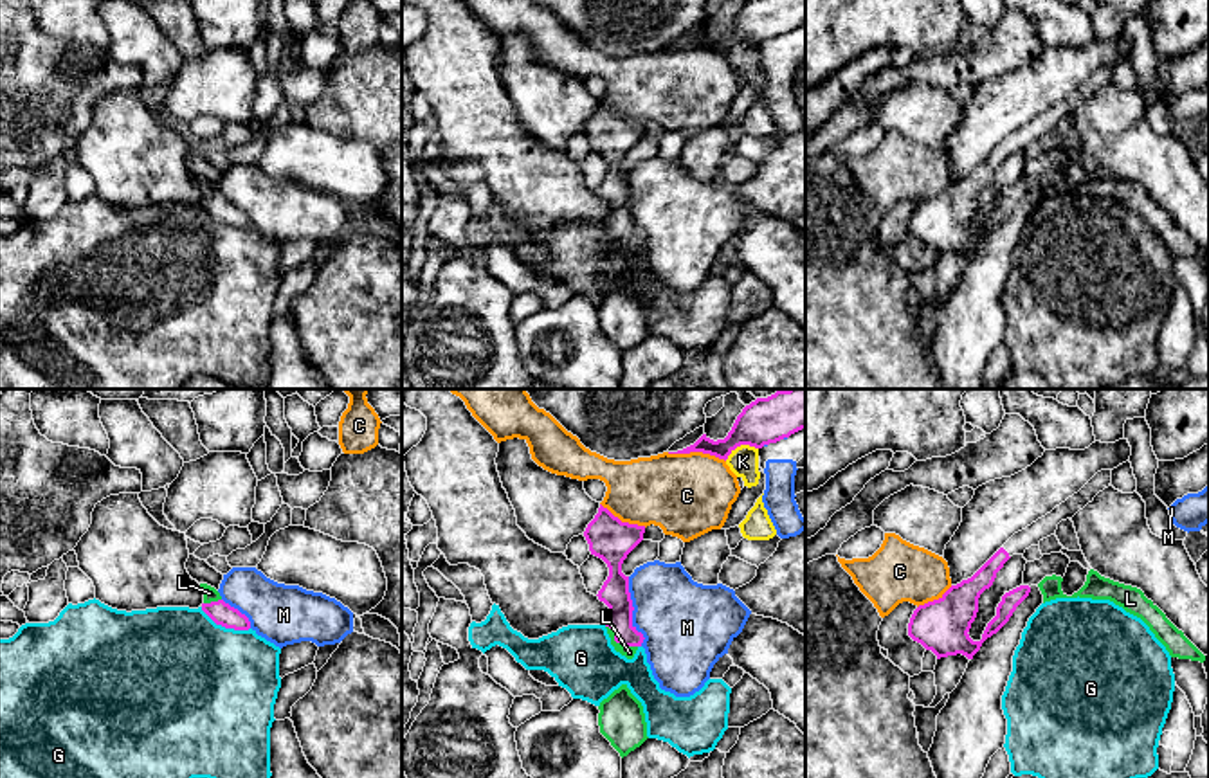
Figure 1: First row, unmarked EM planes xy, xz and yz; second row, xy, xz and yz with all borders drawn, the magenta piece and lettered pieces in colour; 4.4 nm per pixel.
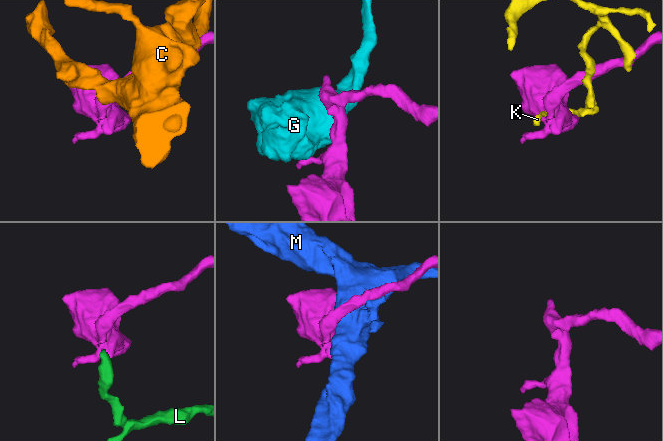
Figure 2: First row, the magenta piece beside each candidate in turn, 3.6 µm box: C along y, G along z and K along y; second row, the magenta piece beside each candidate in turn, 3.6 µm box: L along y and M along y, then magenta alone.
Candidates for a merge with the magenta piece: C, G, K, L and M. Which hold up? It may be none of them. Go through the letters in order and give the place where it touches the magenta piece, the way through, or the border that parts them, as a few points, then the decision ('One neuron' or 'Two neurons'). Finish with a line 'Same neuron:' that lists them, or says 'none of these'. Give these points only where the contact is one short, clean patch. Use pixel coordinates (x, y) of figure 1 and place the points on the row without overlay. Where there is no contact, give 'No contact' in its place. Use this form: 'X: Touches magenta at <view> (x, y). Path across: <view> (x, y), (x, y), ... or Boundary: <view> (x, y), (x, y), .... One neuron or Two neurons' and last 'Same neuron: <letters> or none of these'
C: Touches magenta at xz (696, 47). Two neurons
G: Touches magenta at xy (226, 224). Two neurons
K: Touches magenta at xz (741, 40). Two neurons
L: Touches magenta at xz (618, 238). Path across: xz (615, 189), (618, 197), (618, 238), (629, 249). One neuron
M: Touches magenta at xz (633, 206). Two neurons
Same neuron: L

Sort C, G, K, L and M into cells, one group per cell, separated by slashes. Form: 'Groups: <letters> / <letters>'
Groups: C / G / K / L / M

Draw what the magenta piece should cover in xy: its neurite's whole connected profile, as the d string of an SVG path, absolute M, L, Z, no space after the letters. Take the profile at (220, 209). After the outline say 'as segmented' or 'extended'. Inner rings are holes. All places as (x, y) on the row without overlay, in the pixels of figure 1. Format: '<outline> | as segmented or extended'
M200 180L204 187L204 200L202 207L216 220L225 225L234 225L234 227L249 227L250 218L245 211L241 211L238 205L231 204L225 200L220 193L220 189L207 182Z | extended

